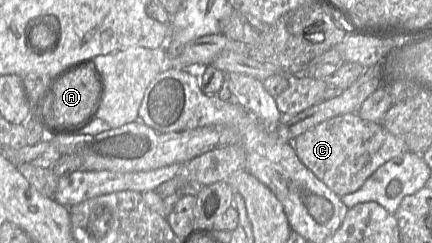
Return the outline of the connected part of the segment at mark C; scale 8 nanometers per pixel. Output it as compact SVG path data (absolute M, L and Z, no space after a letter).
M348 113L325 120L293 140L299 160L339 197L357 191L384 163L407 151L404 137L388 132L379 122L363 120L358 113Z

